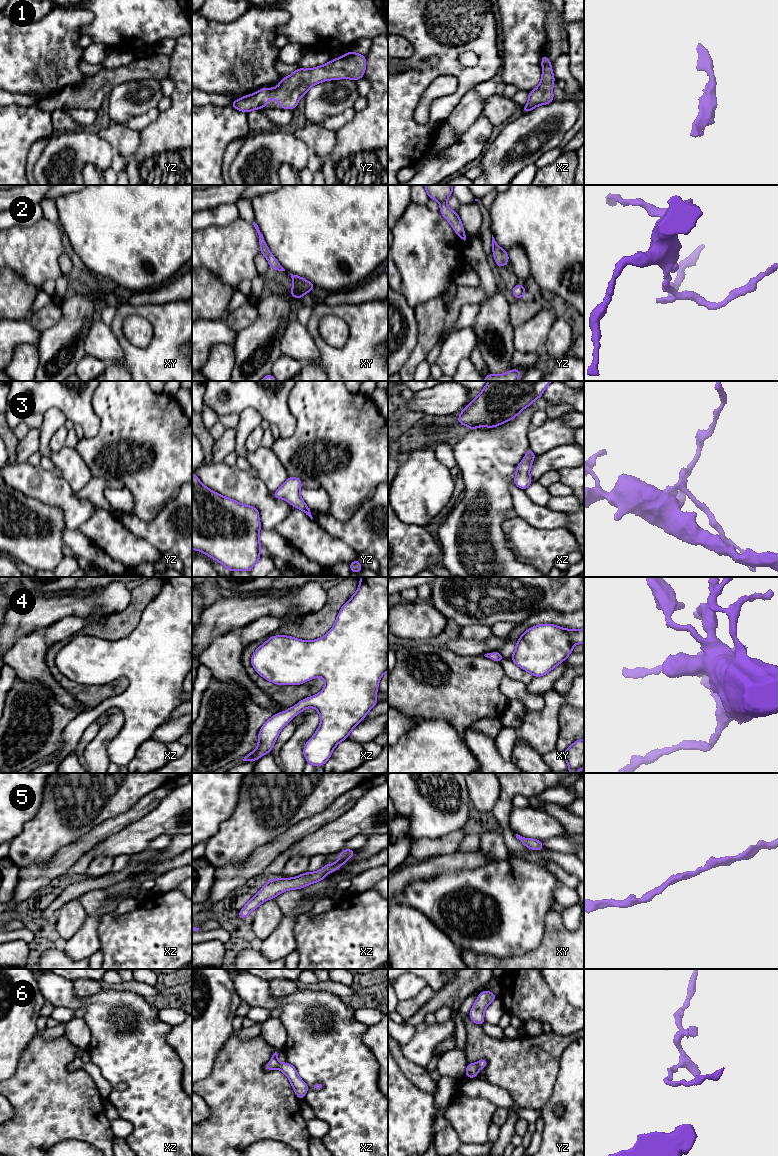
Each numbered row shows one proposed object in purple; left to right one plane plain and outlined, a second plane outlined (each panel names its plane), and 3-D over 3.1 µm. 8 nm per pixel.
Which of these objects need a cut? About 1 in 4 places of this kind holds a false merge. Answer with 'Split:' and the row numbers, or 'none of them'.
Split: none of them

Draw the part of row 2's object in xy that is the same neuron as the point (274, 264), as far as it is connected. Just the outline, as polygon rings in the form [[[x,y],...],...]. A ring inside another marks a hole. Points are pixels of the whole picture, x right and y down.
[[[253,222],[253,225],[259,235],[260,253],[262,255],[264,255],[266,257],[266,259],[268,260],[269,267],[274,270],[285,271],[285,269],[280,265],[280,263],[277,261],[277,259],[273,256],[273,254],[269,250],[269,248],[266,244],[266,241],[259,230],[258,225],[255,222]]]

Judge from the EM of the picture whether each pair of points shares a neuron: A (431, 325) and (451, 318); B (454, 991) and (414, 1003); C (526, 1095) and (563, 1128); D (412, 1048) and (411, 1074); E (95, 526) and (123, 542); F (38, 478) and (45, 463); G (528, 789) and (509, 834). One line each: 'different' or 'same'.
A: different
B: different
C: different
D: different
E: same
F: different
G: same

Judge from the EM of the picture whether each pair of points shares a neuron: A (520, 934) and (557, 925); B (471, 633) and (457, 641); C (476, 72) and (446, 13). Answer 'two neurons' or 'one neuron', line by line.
A: two neurons
B: two neurons
C: one neuron

